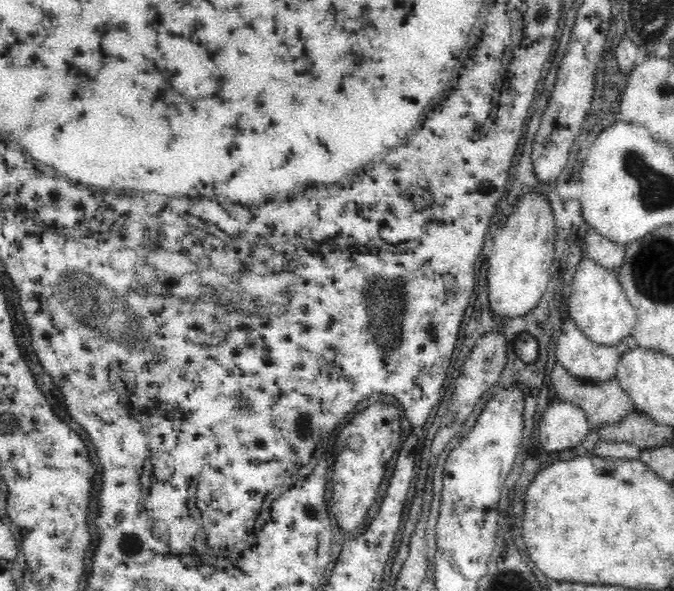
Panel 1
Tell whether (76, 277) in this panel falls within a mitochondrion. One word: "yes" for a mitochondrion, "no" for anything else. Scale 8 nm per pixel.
yes

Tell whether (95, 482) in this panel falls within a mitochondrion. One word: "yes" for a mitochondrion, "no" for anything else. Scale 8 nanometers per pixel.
no

